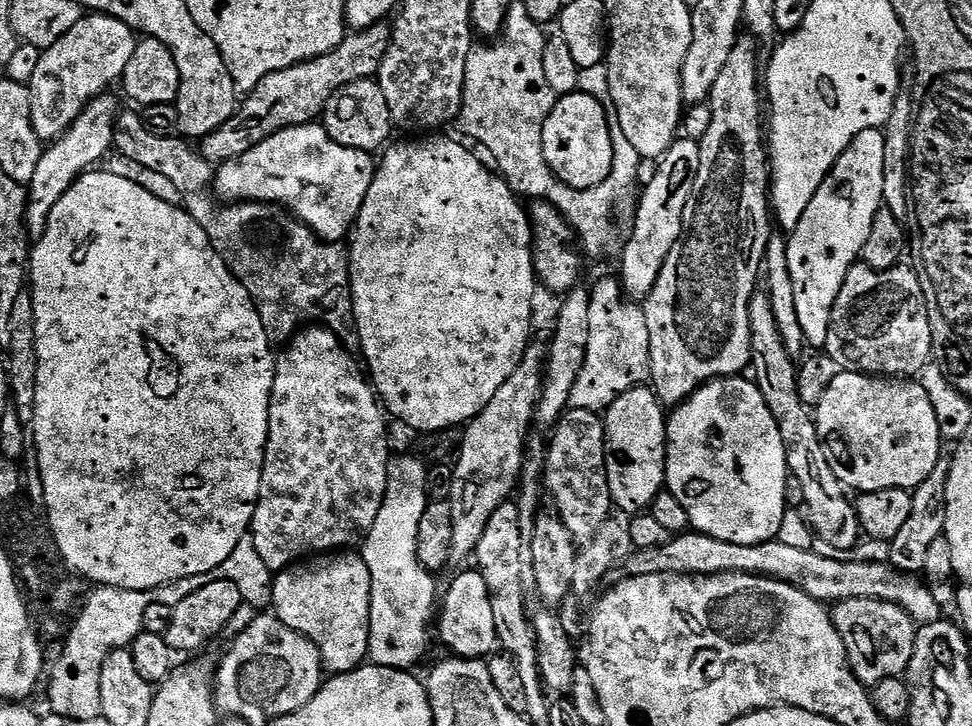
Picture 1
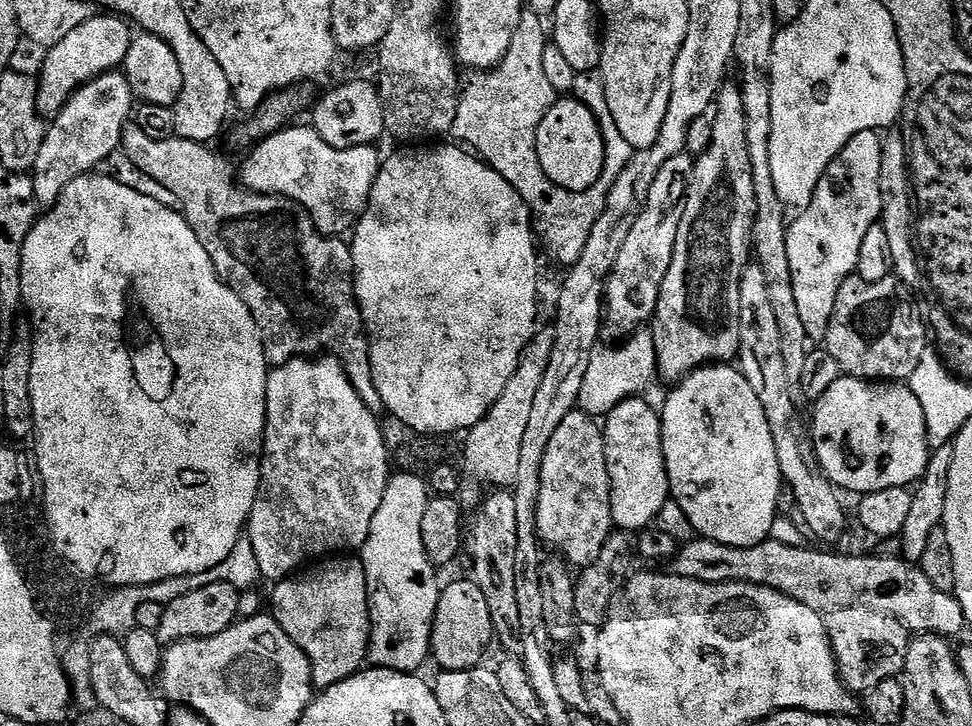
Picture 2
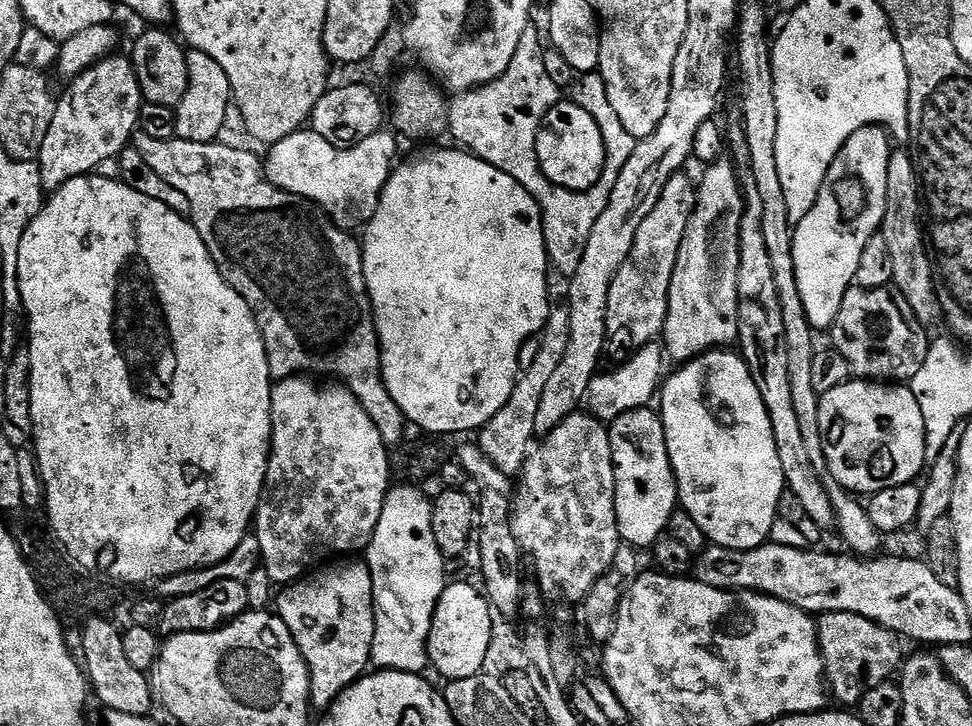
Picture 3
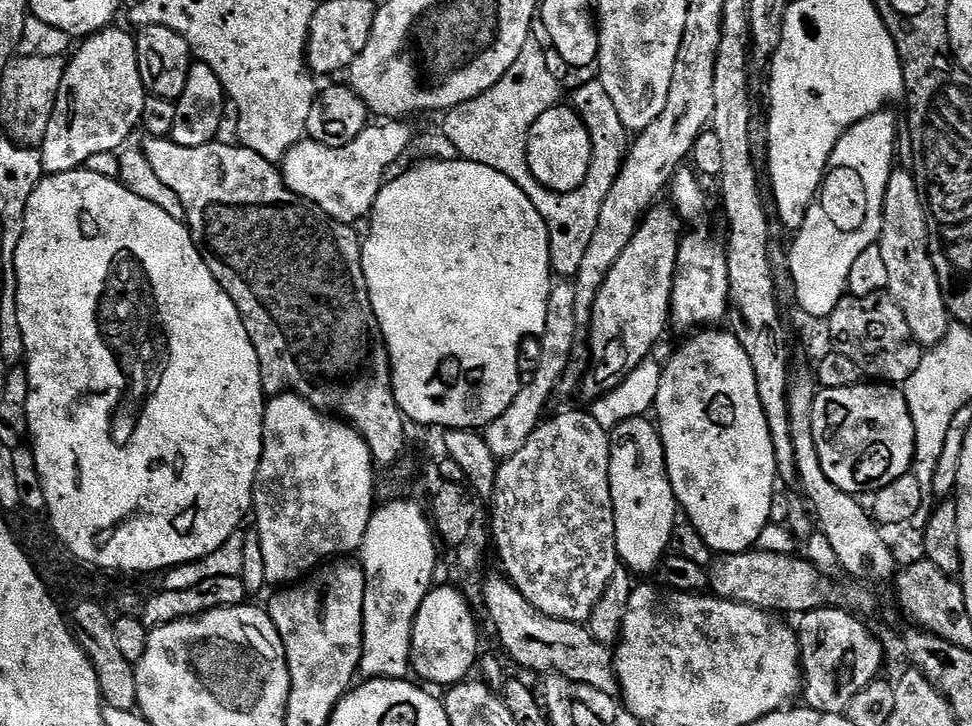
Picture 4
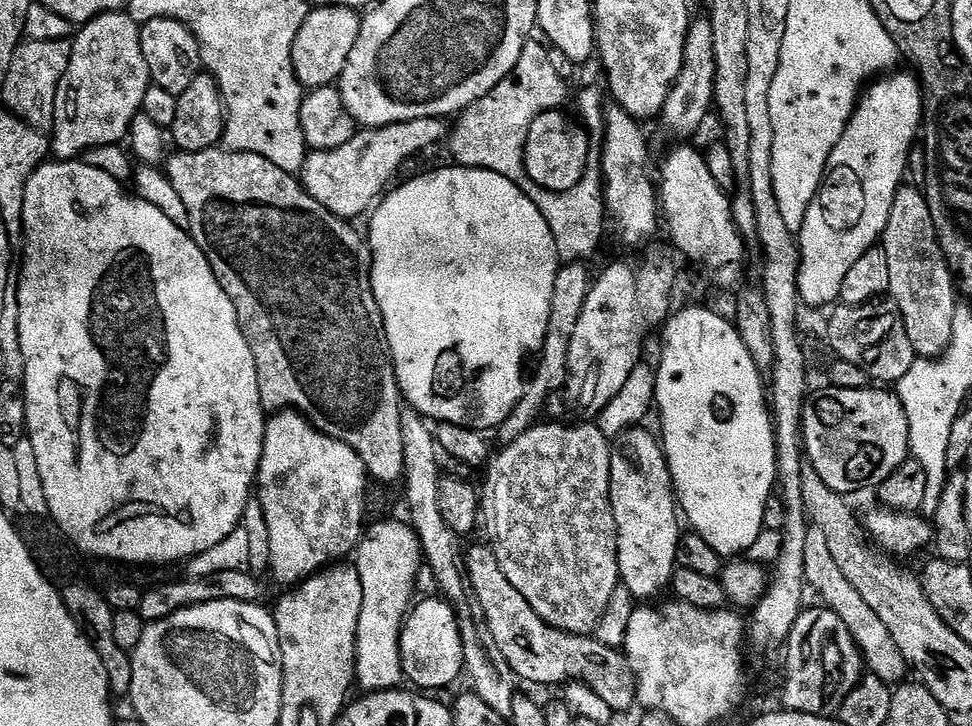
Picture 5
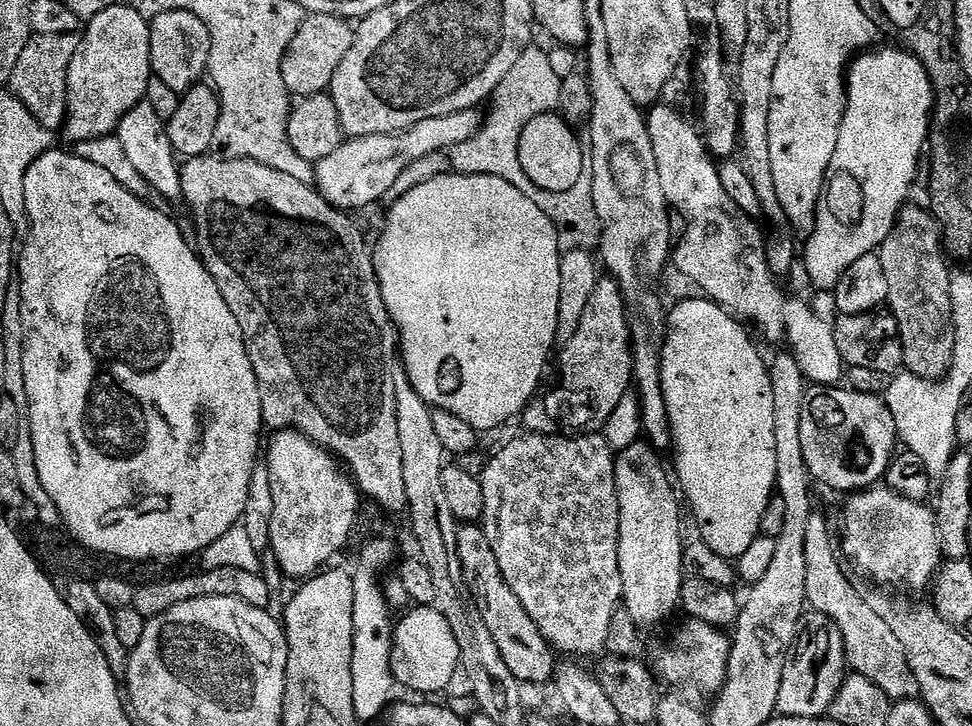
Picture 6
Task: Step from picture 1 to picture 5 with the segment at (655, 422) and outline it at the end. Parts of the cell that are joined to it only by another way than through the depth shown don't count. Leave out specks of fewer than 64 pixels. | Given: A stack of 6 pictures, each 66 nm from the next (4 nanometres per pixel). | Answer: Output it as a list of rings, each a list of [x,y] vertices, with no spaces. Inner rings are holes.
[[[637,426],[615,437],[612,444],[610,462],[610,502],[614,510],[614,522],[618,530],[618,566],[622,584],[640,602],[648,602],[651,596],[667,589],[678,567],[676,551],[682,535],[681,517],[678,515],[676,489],[672,486],[672,475],[668,460],[664,457],[664,445],[655,431],[647,432],[647,427]]]

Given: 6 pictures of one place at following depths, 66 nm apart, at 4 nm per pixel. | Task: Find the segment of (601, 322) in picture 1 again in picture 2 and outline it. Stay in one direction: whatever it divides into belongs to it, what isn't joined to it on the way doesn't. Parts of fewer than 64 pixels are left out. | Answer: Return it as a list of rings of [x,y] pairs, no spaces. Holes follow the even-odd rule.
[[[641,330],[631,333],[625,344],[617,348],[597,347],[590,358],[590,366],[586,369],[586,383],[582,386],[579,411],[589,414],[607,414],[614,410],[624,400],[630,400],[641,395],[640,392],[653,379],[657,379],[656,347],[651,331]]]

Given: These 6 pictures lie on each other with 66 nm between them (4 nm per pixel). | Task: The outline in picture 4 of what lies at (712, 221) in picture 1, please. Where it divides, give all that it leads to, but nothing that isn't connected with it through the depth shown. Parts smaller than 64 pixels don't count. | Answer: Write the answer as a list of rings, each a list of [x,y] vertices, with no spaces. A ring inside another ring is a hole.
[[[692,232],[683,237],[678,250],[676,281],[672,287],[671,319],[680,328],[700,330],[705,326],[720,326],[724,315],[729,315],[730,274],[728,253],[708,232]]]

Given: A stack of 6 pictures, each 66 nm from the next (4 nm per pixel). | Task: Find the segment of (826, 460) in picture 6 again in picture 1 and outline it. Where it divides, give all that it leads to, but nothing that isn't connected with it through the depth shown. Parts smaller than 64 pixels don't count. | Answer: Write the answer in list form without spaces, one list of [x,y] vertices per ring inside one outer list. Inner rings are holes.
[[[840,371],[834,382],[830,382],[822,402],[818,402],[814,419],[824,450],[828,453],[830,470],[834,470],[845,489],[857,488],[855,491],[860,494],[891,488],[914,490],[934,474],[936,464],[942,458],[942,437],[934,406],[930,406],[923,383],[912,378],[881,378]]]

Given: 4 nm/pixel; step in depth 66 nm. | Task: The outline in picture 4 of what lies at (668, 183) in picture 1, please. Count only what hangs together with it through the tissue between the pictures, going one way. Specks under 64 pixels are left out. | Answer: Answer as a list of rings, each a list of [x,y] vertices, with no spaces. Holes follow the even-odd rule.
[[[656,206],[645,215],[640,222],[640,229],[634,234],[634,238],[630,238],[630,246],[626,246],[626,250],[622,250],[618,262],[614,262],[614,266],[610,270],[610,274],[606,274],[606,282],[602,284],[602,290],[598,294],[598,298],[592,307],[592,323],[590,331],[592,331],[592,368],[590,364],[590,375],[583,381],[582,392],[588,395],[588,398],[599,398],[608,392],[614,386],[621,384],[626,377],[631,374],[643,360],[649,359],[653,355],[652,347],[659,342],[664,336],[664,331],[667,330],[668,324],[670,328],[670,313],[672,310],[672,287],[676,281],[676,263],[678,262],[678,250],[680,249],[680,241],[682,239],[682,231],[680,232],[680,224],[682,225],[681,217],[678,215],[675,207],[660,208]]]

